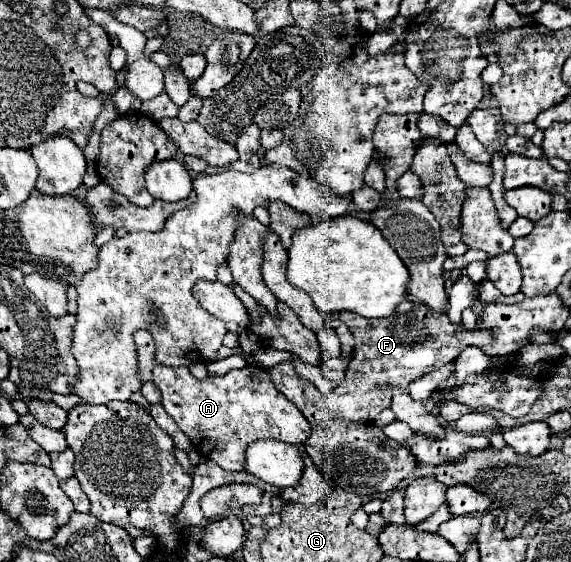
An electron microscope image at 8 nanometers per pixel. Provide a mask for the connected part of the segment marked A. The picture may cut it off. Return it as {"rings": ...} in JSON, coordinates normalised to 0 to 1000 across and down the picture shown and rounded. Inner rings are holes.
{"rings":[[[257,585],[236,589],[233,610],[240,617],[243,674],[278,689],[285,728],[306,746],[342,799],[391,835],[429,838],[429,802],[443,785],[485,781],[527,792],[538,781],[541,753],[534,742],[520,742],[520,724],[485,696],[468,657],[433,649],[387,671],[359,671],[349,678],[327,653],[285,653],[285,646],[271,639],[271,610]]]}

